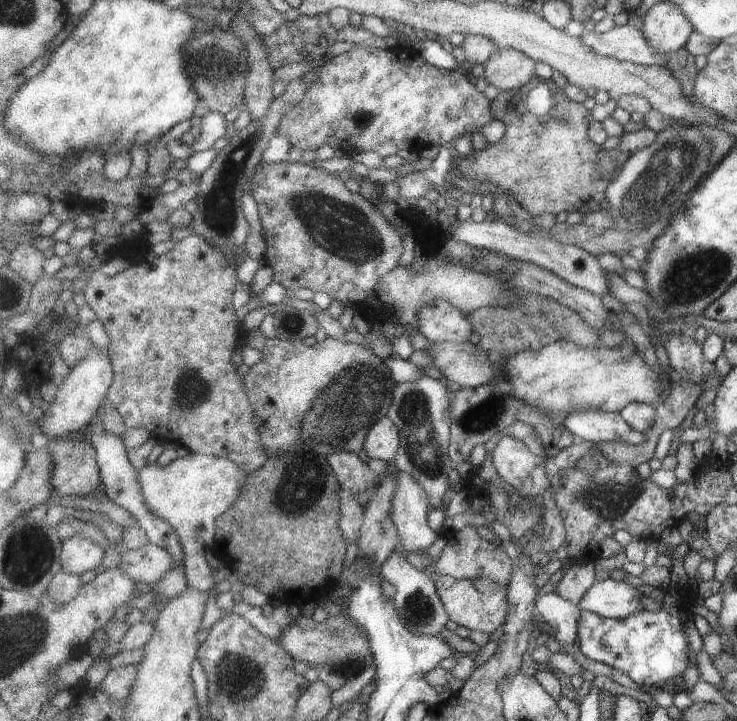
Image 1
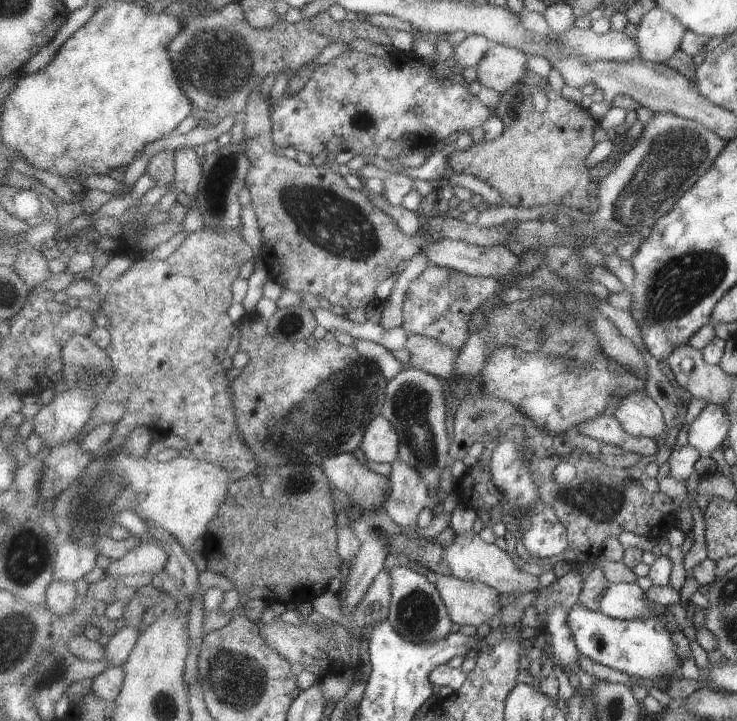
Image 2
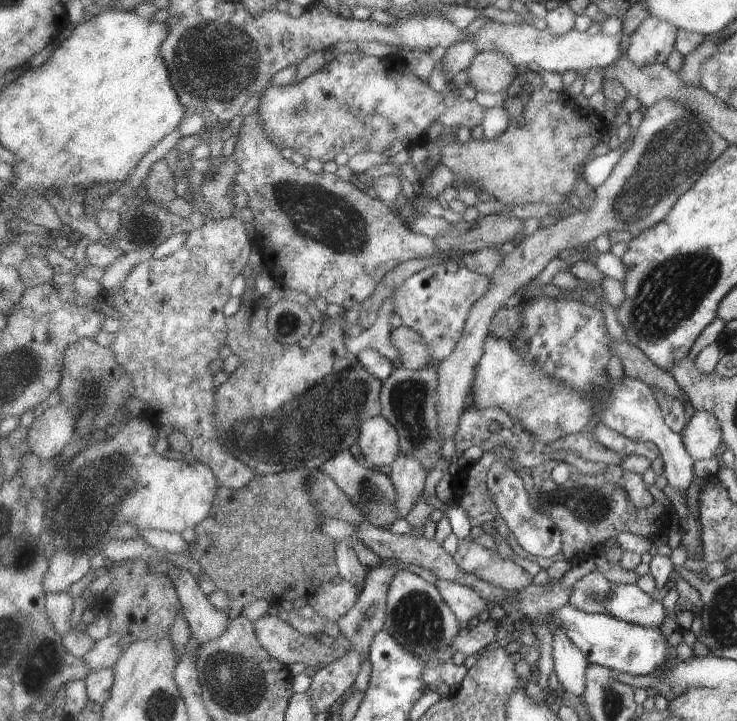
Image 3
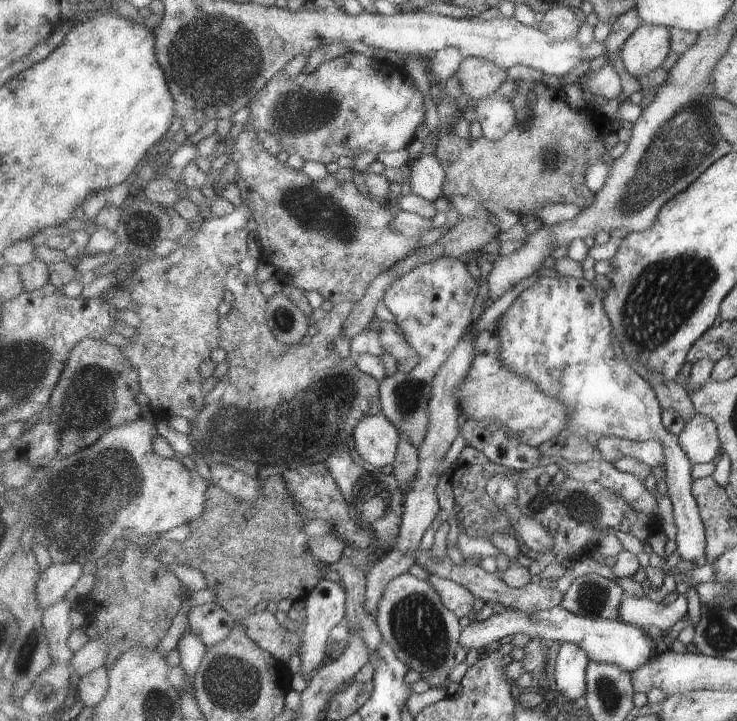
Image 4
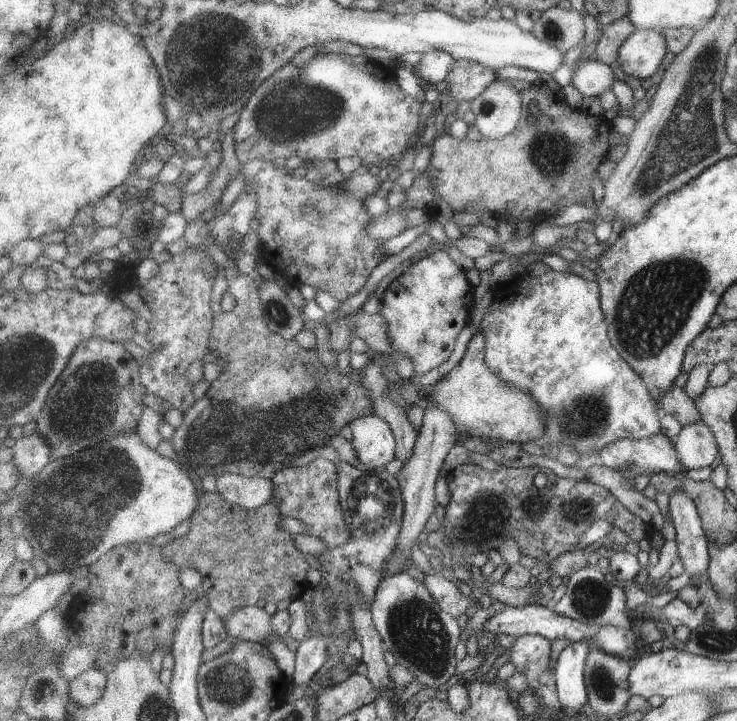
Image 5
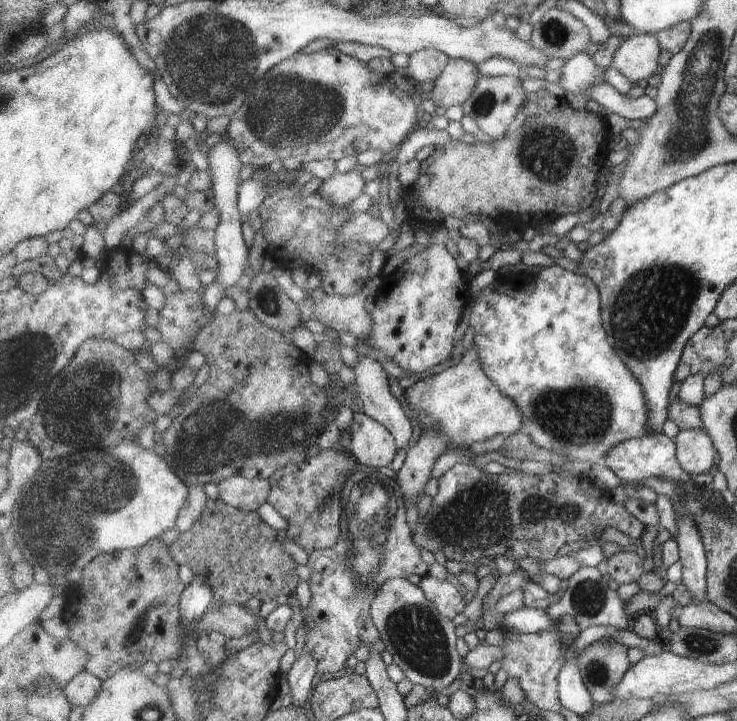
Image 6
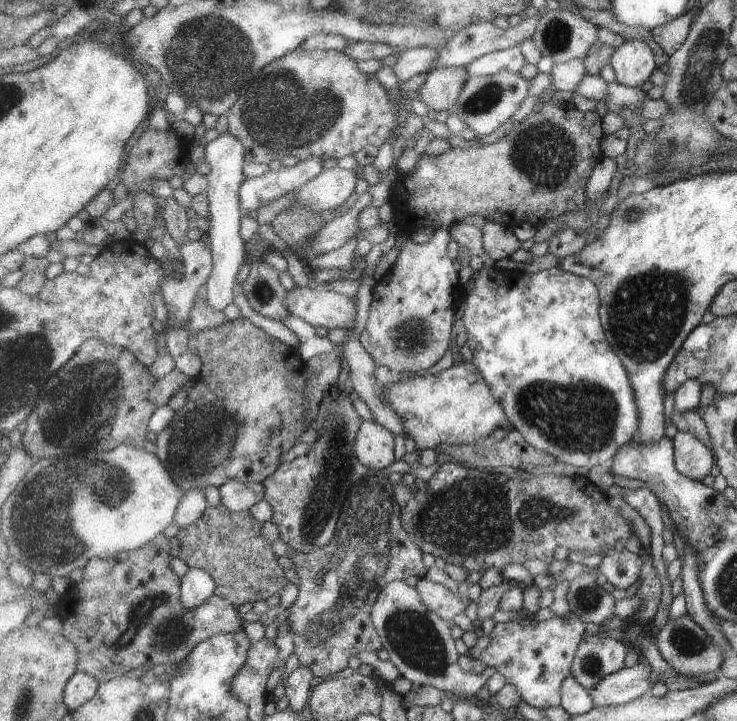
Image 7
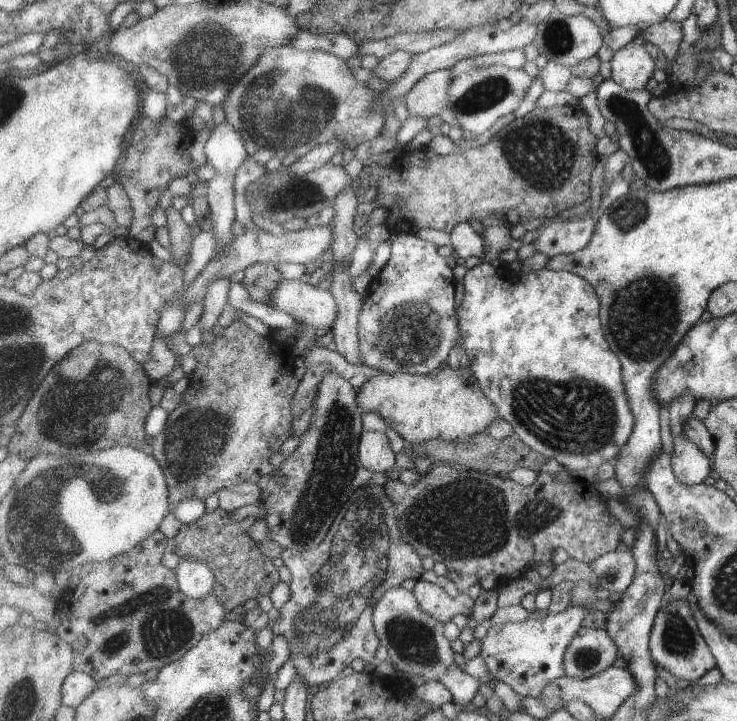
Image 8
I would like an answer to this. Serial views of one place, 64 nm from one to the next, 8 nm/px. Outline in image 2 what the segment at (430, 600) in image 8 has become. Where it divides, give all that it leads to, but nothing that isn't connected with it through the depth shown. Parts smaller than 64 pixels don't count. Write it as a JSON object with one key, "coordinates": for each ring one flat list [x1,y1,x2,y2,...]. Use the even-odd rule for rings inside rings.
{"coordinates":[[436,574,434,585,441,593,453,622,461,626,471,624,479,628,483,624,489,625,502,612,499,606,501,593,482,582]]}

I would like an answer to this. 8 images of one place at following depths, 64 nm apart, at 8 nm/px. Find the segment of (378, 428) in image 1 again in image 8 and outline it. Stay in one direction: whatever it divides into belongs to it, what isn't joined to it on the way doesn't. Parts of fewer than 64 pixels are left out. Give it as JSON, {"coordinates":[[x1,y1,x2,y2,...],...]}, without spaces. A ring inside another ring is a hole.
{"coordinates":[[364,432,358,449,360,461,367,470,377,474,387,474,396,470,395,452,391,448,389,436,385,432]]}

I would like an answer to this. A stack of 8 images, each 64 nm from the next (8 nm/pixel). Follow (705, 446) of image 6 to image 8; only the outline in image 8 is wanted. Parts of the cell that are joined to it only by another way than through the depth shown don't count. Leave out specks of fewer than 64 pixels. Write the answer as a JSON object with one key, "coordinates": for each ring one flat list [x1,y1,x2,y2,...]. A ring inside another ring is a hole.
{"coordinates":[[679,436,673,443,672,463,677,480,687,486,693,486,715,474,712,458,707,458,701,448,697,448,697,444,691,442,687,436]]}

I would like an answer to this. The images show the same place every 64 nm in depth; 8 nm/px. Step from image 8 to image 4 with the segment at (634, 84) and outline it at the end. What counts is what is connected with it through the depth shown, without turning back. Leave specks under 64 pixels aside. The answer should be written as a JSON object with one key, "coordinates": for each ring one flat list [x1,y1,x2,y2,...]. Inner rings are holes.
{"coordinates":[[642,24,627,39,620,60,629,75,639,78,663,67,671,52,670,28]]}

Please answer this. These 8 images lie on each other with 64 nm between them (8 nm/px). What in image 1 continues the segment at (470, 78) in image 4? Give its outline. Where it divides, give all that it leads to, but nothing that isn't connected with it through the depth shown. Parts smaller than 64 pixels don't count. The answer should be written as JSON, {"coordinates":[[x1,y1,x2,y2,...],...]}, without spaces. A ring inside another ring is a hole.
{"coordinates":[[496,47,483,68,485,82,501,90,502,95,504,92,525,86,535,76,537,61,524,51]]}

